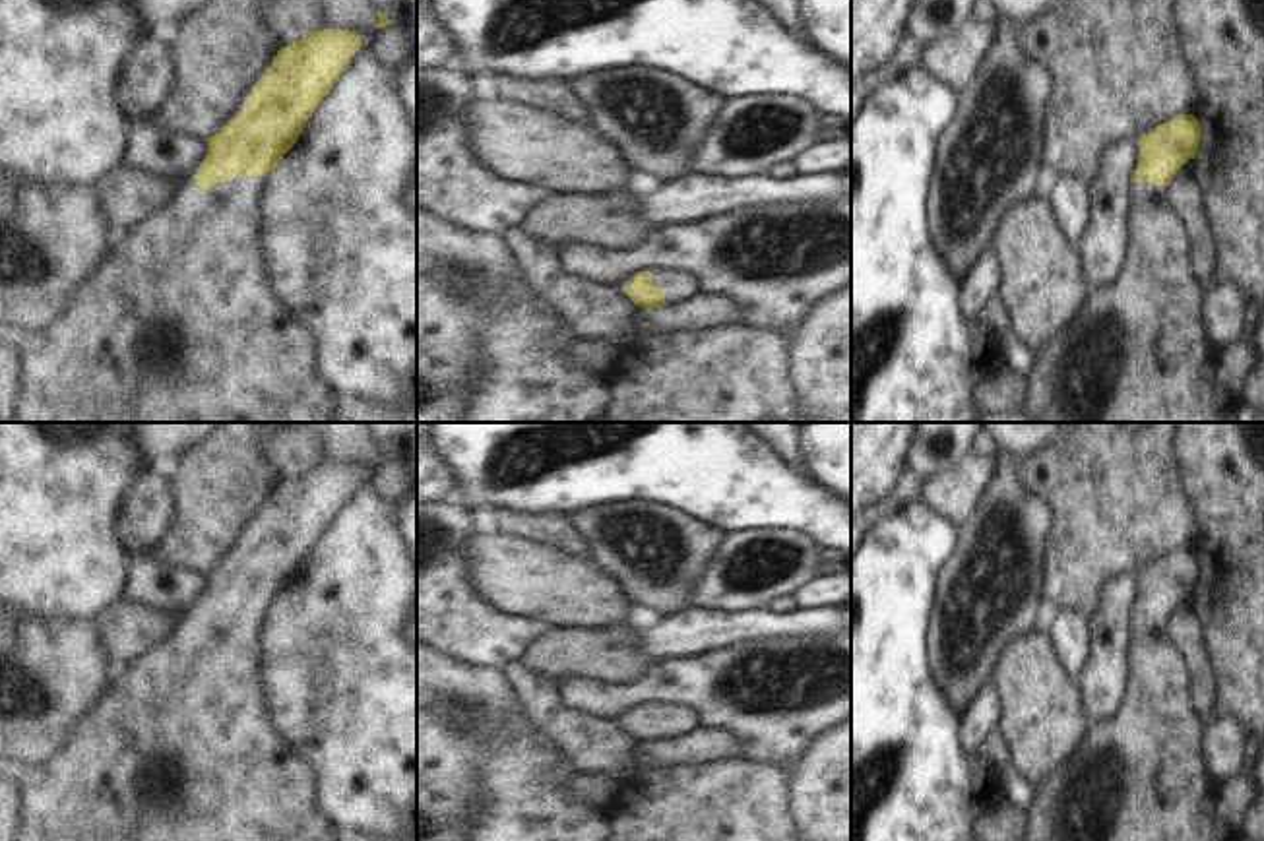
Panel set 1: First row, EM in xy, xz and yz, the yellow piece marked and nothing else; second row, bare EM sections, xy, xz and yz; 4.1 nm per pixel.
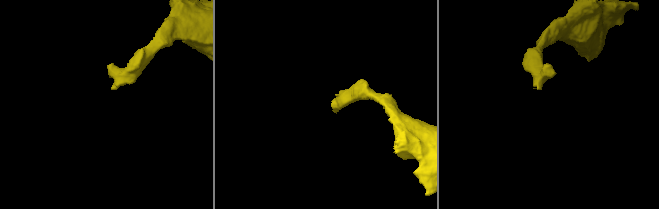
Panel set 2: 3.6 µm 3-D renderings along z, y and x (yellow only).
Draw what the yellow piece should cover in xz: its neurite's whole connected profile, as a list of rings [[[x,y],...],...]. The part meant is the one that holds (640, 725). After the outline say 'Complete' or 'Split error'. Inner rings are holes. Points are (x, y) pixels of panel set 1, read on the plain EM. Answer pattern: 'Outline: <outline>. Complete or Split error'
Outline: [[[669,701],[640,705],[622,717],[622,725],[646,744],[677,740],[702,729],[694,707]]]. Split error

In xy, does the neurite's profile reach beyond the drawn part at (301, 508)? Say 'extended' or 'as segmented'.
extended

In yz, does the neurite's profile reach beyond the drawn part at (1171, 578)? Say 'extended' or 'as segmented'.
extended

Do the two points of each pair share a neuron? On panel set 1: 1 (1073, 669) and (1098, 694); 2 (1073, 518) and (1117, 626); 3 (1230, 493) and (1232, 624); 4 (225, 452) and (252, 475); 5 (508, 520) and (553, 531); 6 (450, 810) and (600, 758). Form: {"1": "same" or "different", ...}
{"1": "different", "2": "different", "3": "same", "4": "same", "5": "same", "6": "same"}

